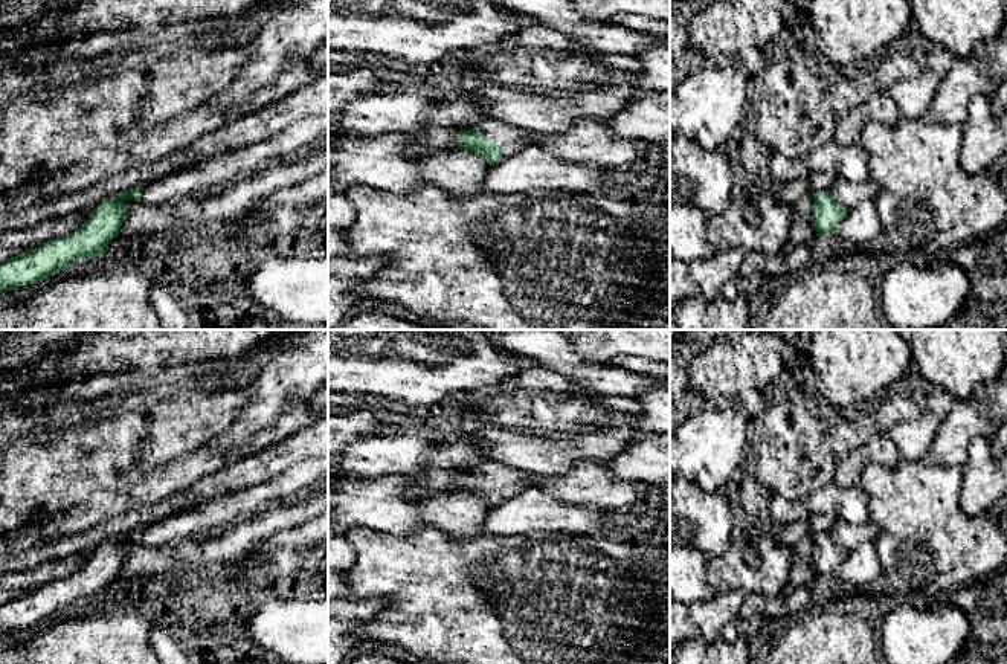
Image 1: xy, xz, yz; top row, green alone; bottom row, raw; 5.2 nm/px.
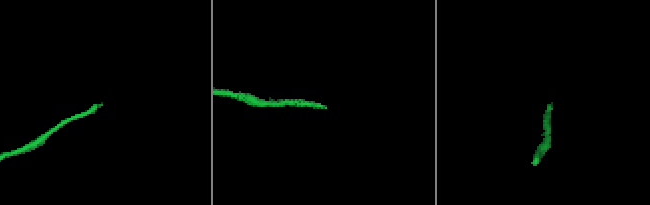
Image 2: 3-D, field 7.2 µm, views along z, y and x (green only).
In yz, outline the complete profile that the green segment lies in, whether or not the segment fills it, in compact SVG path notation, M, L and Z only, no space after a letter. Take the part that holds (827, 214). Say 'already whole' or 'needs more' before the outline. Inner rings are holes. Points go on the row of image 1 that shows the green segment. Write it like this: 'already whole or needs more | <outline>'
already whole | M816 191L813 195L813 215L812 221L816 229L816 235L835 235L838 224L847 215L847 209L838 205L830 191Z

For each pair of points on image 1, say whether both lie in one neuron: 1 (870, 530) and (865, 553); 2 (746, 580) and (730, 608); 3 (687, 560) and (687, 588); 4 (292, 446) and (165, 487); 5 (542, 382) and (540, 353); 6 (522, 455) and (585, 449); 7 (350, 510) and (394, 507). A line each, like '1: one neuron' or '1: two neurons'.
1: one neuron
2: two neurons
3: one neuron
4: two neurons
5: two neurons
6: one neuron
7: one neuron

